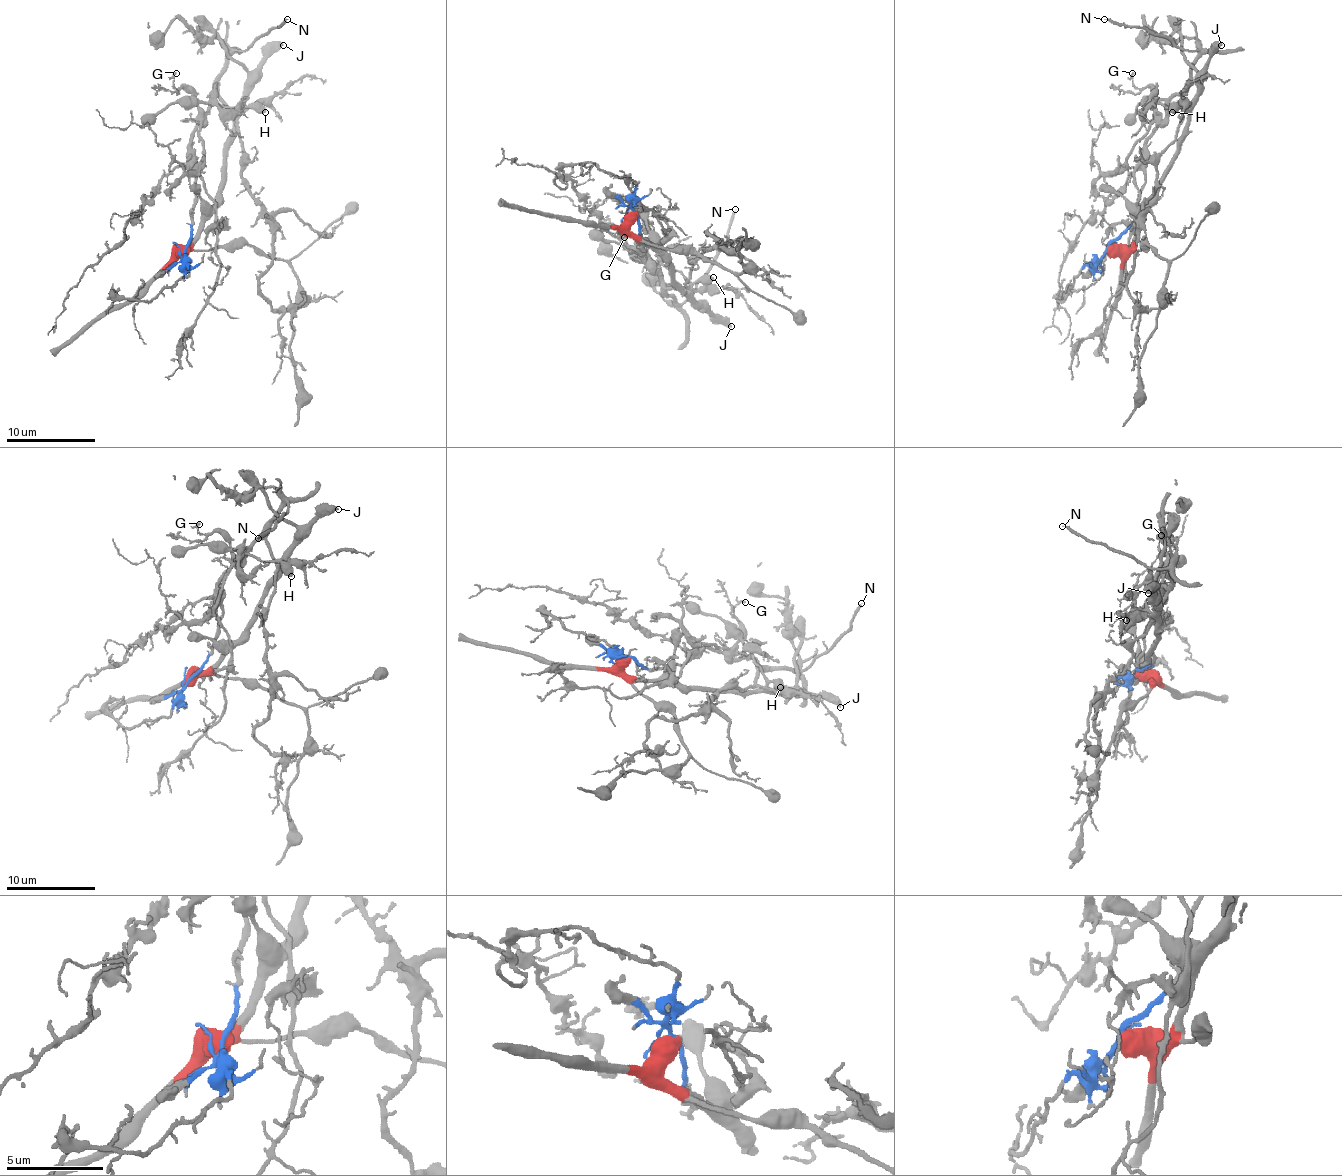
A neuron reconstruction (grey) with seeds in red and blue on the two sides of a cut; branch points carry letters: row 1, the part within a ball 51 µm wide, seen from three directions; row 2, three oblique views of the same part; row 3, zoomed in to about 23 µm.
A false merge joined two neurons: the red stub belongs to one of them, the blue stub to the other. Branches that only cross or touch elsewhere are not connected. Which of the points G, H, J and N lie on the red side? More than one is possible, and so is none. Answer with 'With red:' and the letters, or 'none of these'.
With red: H, J

